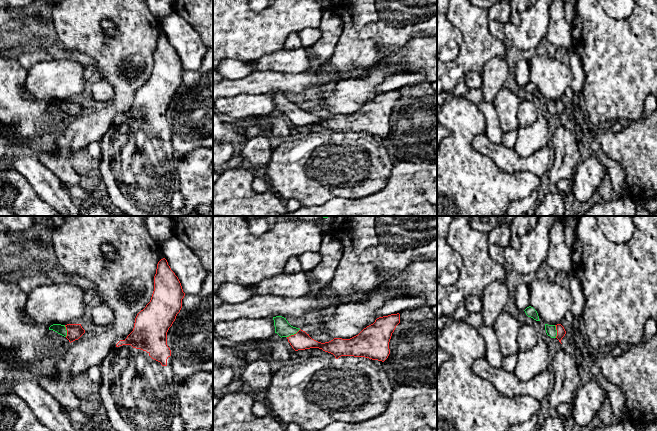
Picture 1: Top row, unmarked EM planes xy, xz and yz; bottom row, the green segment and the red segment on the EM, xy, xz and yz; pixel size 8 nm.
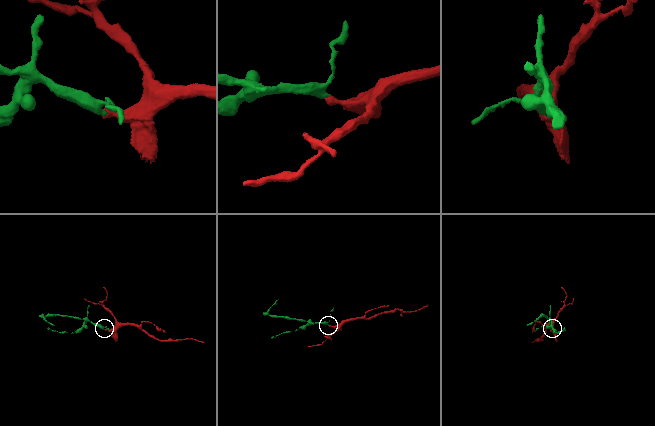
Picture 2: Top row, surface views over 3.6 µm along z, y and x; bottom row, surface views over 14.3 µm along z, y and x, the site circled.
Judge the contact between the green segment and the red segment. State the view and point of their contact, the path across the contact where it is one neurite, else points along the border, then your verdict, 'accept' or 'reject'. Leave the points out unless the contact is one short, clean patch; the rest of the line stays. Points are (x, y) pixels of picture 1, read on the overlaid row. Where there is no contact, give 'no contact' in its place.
xz (293, 334) | across xz (282, 327), (293, 334), (301, 340) | accept

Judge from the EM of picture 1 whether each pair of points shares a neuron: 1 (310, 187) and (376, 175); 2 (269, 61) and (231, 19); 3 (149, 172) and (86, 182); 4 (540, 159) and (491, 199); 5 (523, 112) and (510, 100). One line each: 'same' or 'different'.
1: same
2: different
3: same
4: different
5: different

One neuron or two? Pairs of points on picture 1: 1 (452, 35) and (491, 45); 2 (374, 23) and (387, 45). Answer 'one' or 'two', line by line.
1: two
2: one

